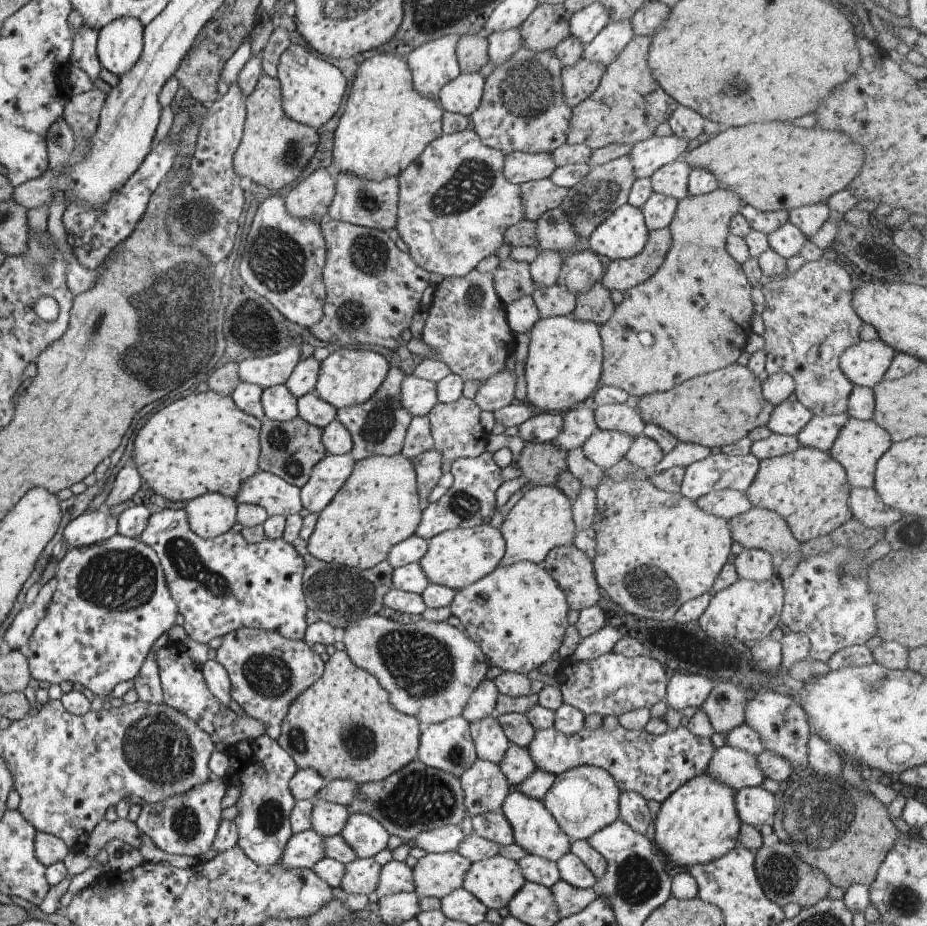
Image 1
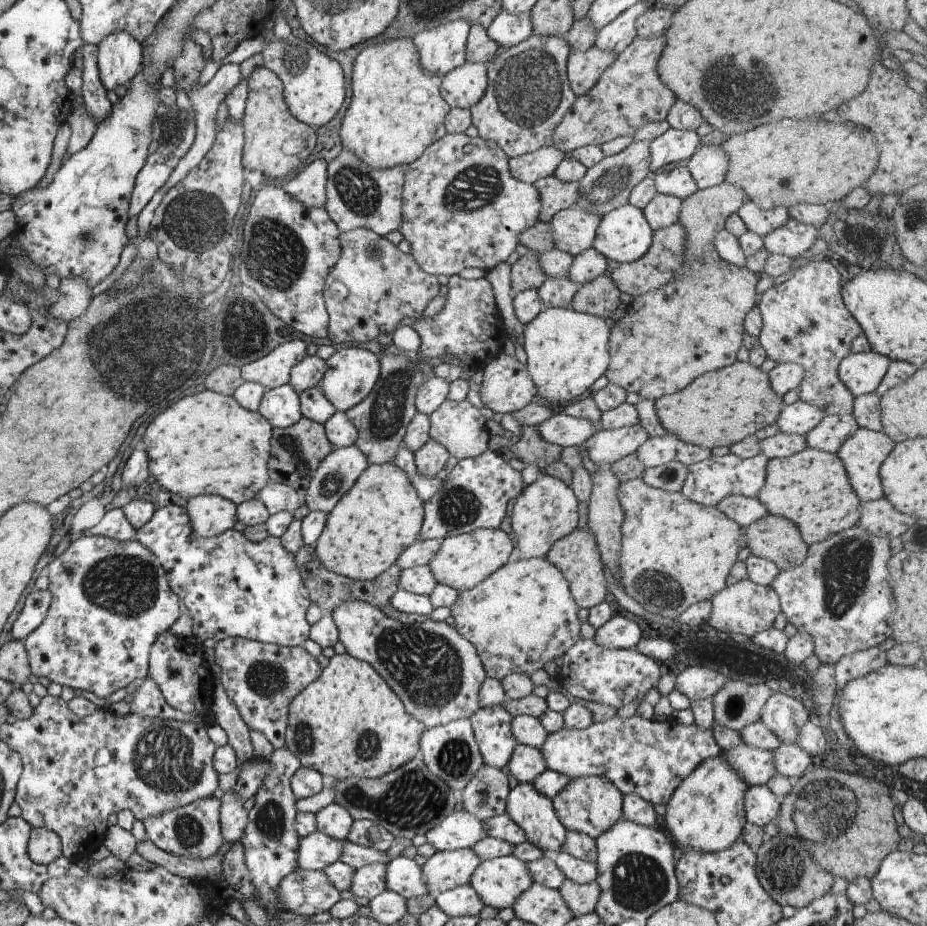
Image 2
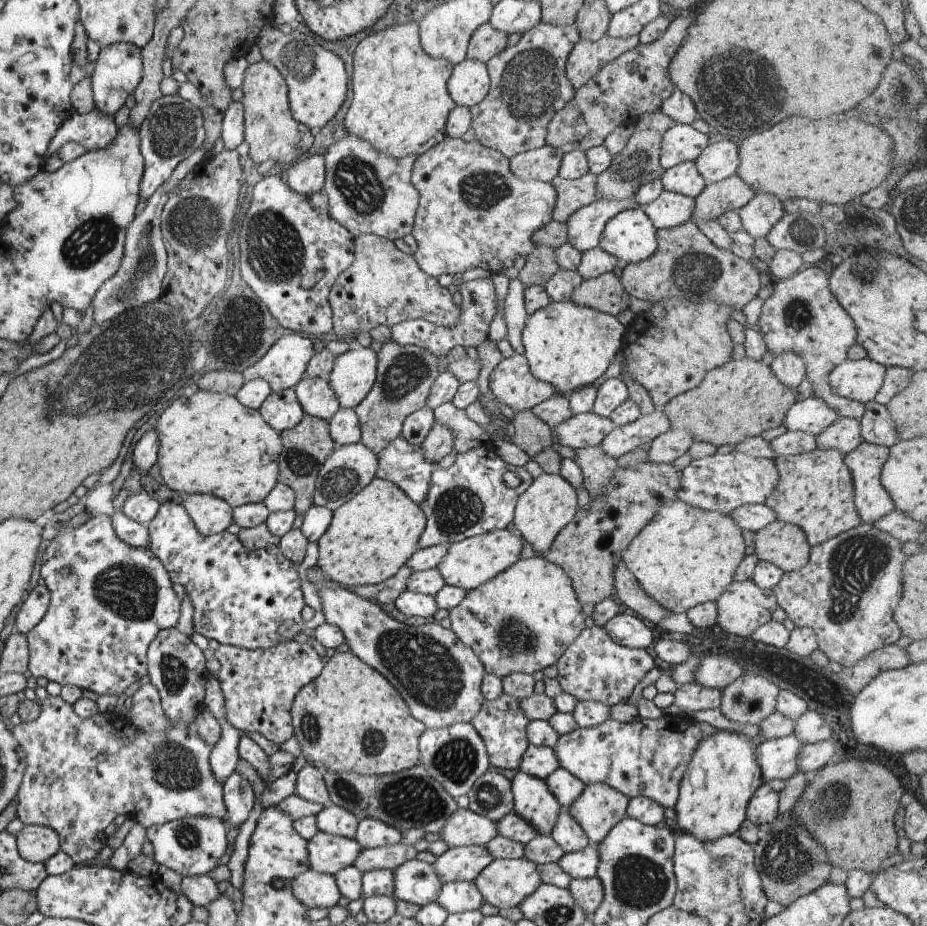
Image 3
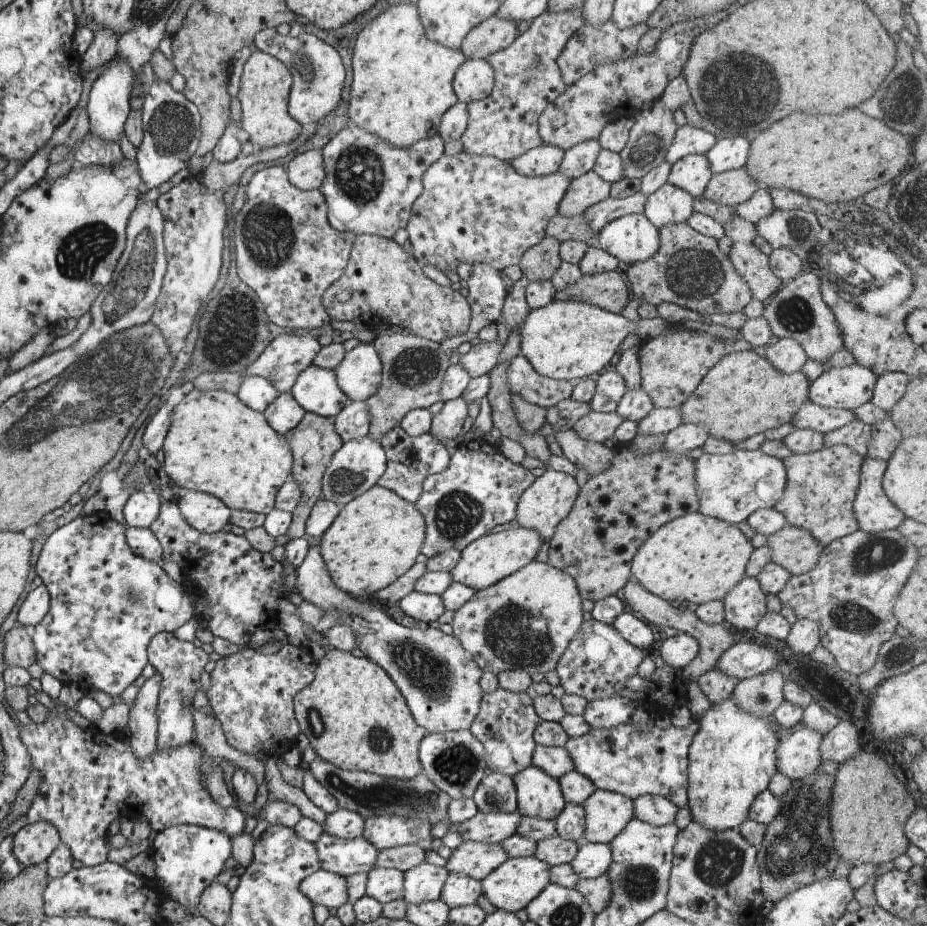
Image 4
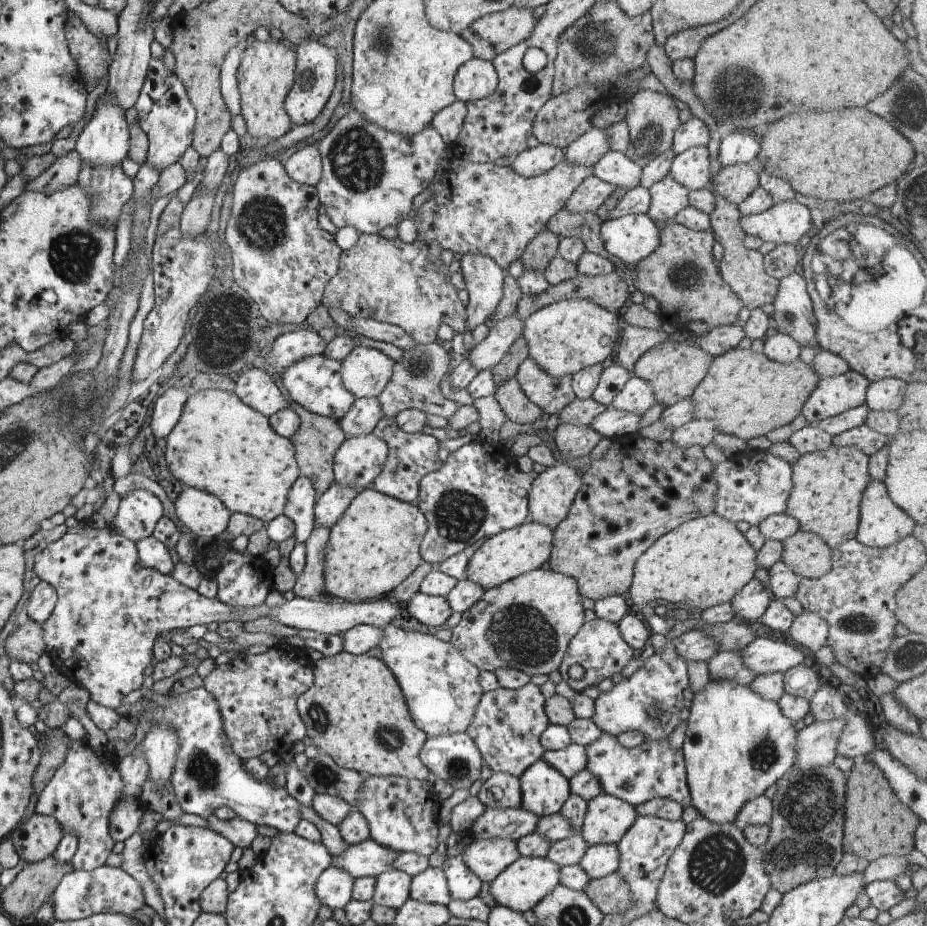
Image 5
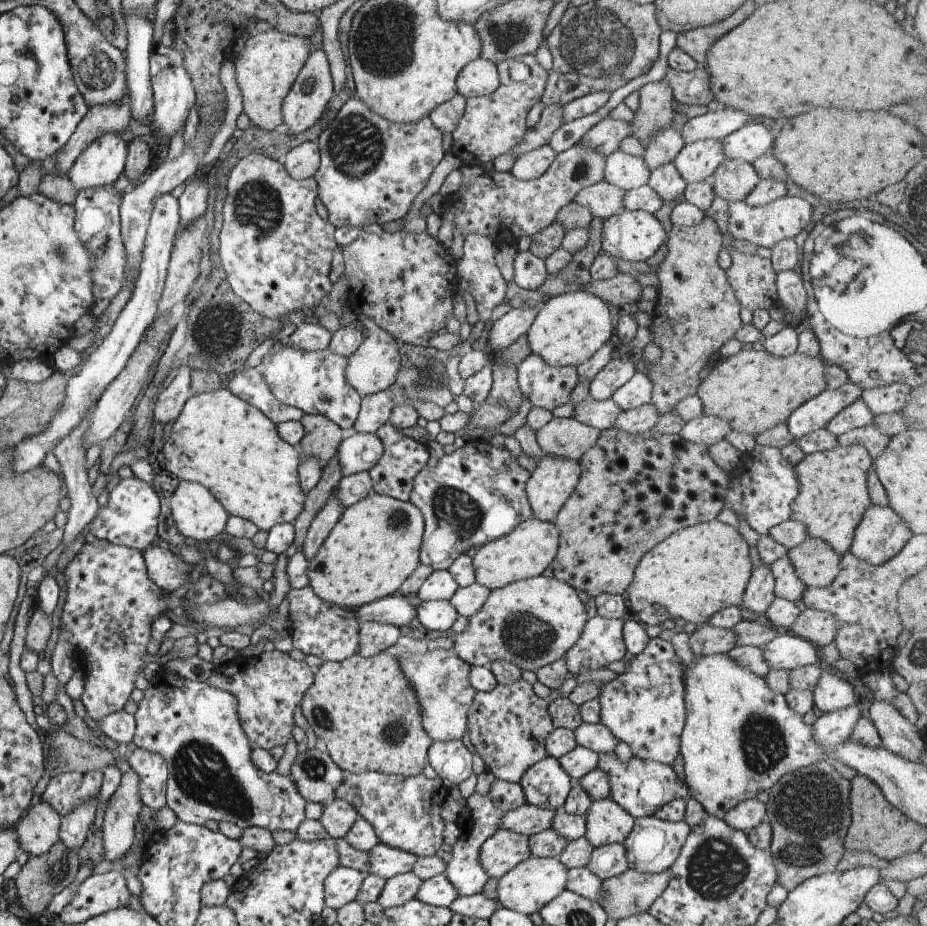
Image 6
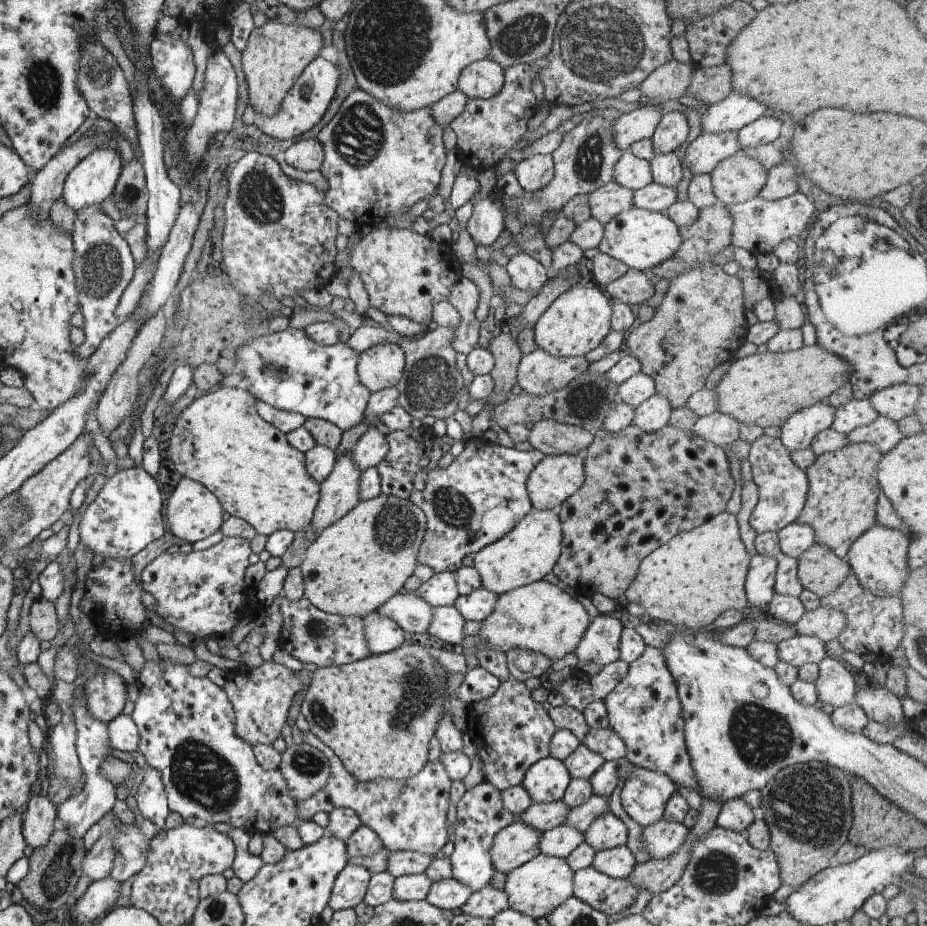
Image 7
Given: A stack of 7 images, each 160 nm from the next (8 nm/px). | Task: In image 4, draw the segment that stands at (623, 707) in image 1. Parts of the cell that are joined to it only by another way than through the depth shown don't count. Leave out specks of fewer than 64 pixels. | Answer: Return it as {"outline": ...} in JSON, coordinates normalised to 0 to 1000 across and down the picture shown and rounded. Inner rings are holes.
{"outline":[[[638,668],[629,671],[601,715],[599,725],[611,748],[640,757],[662,752],[680,730],[687,728],[688,719],[698,707],[691,700],[675,693],[660,675]]]}

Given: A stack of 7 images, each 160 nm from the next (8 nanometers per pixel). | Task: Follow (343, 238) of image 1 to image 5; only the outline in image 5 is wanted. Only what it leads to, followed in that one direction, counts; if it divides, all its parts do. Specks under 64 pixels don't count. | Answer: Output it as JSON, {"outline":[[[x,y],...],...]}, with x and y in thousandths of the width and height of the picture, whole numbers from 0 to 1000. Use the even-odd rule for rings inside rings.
{"outline":[[[387,252],[386,261],[369,271],[365,294],[353,305],[346,328],[352,333],[367,332],[382,342],[429,351],[453,371],[472,367],[470,359],[477,350],[483,350],[490,360],[499,360],[504,354],[504,332],[484,302],[482,287],[478,287],[475,281],[476,279],[472,279],[468,284],[462,285],[462,263],[457,260],[449,258],[444,262],[438,262],[430,257],[420,258],[409,253]]]}

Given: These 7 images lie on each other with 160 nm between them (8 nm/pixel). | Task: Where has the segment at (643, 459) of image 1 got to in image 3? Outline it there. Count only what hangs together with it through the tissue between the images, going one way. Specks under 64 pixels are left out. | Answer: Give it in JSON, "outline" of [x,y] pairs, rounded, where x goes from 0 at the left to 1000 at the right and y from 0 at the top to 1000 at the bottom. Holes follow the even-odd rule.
{"outline":[[[721,463],[701,477],[700,497],[703,500],[726,500],[742,488],[750,475],[740,463]]]}

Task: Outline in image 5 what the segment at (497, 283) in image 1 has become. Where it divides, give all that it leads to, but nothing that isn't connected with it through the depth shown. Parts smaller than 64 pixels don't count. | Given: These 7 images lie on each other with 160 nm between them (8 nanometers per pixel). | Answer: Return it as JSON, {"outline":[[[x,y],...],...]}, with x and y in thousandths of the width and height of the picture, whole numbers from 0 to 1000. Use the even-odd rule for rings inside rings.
{"outline":[[[595,249],[584,251],[577,255],[566,268],[562,282],[566,292],[583,293],[590,292],[591,286],[601,274],[601,268],[605,257]]]}

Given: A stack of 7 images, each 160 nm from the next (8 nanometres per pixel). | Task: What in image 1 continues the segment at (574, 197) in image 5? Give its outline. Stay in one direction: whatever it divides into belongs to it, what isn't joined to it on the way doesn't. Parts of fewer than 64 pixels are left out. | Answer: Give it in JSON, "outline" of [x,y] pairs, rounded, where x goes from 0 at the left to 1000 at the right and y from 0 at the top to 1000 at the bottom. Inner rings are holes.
{"outline":[[[593,191],[570,195],[560,202],[562,203],[564,235],[571,239],[577,239],[589,228],[604,224],[615,205],[598,199]]]}

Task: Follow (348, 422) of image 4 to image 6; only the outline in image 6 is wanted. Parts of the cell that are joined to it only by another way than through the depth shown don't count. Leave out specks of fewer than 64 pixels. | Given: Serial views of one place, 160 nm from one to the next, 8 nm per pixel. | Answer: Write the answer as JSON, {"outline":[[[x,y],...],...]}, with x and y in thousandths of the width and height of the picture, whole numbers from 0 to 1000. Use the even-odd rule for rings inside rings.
{"outline":[[[419,420],[392,428],[388,445],[380,461],[384,468],[405,468],[412,457],[420,455],[423,442],[423,429]]]}

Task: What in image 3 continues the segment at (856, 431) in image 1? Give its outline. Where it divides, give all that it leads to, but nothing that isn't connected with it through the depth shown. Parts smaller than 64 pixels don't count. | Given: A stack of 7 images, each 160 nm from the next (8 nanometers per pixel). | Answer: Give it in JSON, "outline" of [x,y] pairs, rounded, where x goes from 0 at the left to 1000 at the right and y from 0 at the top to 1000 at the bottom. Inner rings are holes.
{"outline":[[[932,475],[915,490],[913,503],[921,519],[922,545],[932,565],[944,566],[950,557],[965,549],[964,541],[950,522],[959,484]]]}

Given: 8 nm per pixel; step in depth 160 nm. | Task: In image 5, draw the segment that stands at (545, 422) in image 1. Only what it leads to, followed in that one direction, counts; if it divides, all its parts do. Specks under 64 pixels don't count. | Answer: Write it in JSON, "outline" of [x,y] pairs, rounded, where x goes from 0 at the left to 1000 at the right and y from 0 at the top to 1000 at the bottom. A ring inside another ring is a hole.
{"outline":[[[658,438],[647,449],[639,454],[636,460],[648,472],[661,474],[688,467],[690,455],[691,449]]]}

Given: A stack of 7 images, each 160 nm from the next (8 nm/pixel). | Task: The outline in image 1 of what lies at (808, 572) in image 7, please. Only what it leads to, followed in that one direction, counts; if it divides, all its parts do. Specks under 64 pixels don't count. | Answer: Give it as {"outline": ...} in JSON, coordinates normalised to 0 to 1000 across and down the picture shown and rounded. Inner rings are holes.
{"outline":[[[811,548],[803,555],[793,557],[785,563],[787,564],[791,583],[799,587],[803,593],[820,593],[833,599],[837,621],[839,620],[844,624],[852,622],[859,610],[865,605],[865,586],[857,581],[849,564],[834,551]]]}

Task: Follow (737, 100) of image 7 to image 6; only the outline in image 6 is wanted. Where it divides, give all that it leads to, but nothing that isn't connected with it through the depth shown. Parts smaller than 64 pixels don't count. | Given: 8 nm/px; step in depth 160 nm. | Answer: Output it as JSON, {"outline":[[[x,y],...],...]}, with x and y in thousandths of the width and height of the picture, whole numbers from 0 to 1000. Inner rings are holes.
{"outline":[[[779,114],[779,119],[763,120],[761,123],[742,129],[734,141],[739,157],[762,150],[778,152],[800,138],[808,130],[804,121]]]}

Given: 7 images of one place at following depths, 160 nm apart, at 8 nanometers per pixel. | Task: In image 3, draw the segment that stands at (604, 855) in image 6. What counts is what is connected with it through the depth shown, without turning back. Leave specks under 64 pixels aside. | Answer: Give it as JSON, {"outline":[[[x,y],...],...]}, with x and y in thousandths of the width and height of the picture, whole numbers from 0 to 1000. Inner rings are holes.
{"outline":[[[636,911],[630,918],[611,921],[601,932],[617,950],[643,947],[646,934],[644,913]]]}

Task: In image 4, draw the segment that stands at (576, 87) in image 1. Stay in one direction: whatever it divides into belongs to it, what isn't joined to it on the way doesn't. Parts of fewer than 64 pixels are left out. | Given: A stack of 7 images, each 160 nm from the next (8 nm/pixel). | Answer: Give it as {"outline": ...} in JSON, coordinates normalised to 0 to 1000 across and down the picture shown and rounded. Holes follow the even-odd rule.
{"outline":[[[660,22],[654,24],[647,30],[638,29],[634,25],[628,27],[615,40],[606,58],[601,63],[611,93],[618,92],[625,84],[628,84],[643,72],[654,68],[667,67],[667,64],[685,60],[686,56],[688,56],[691,39],[699,31],[700,28],[697,25],[690,25],[676,31],[668,31]]]}

